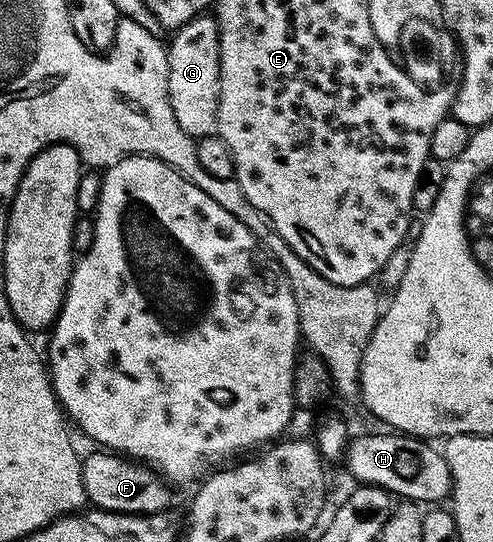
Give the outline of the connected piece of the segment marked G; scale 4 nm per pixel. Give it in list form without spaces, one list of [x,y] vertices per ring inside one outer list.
[[[200,16],[194,18],[189,24],[185,24],[180,30],[174,31],[172,42],[169,42],[167,55],[169,56],[169,100],[173,104],[173,116],[177,116],[177,124],[181,124],[190,138],[213,138],[219,133],[219,109],[221,108],[221,32],[219,31],[219,19],[215,16]]]

